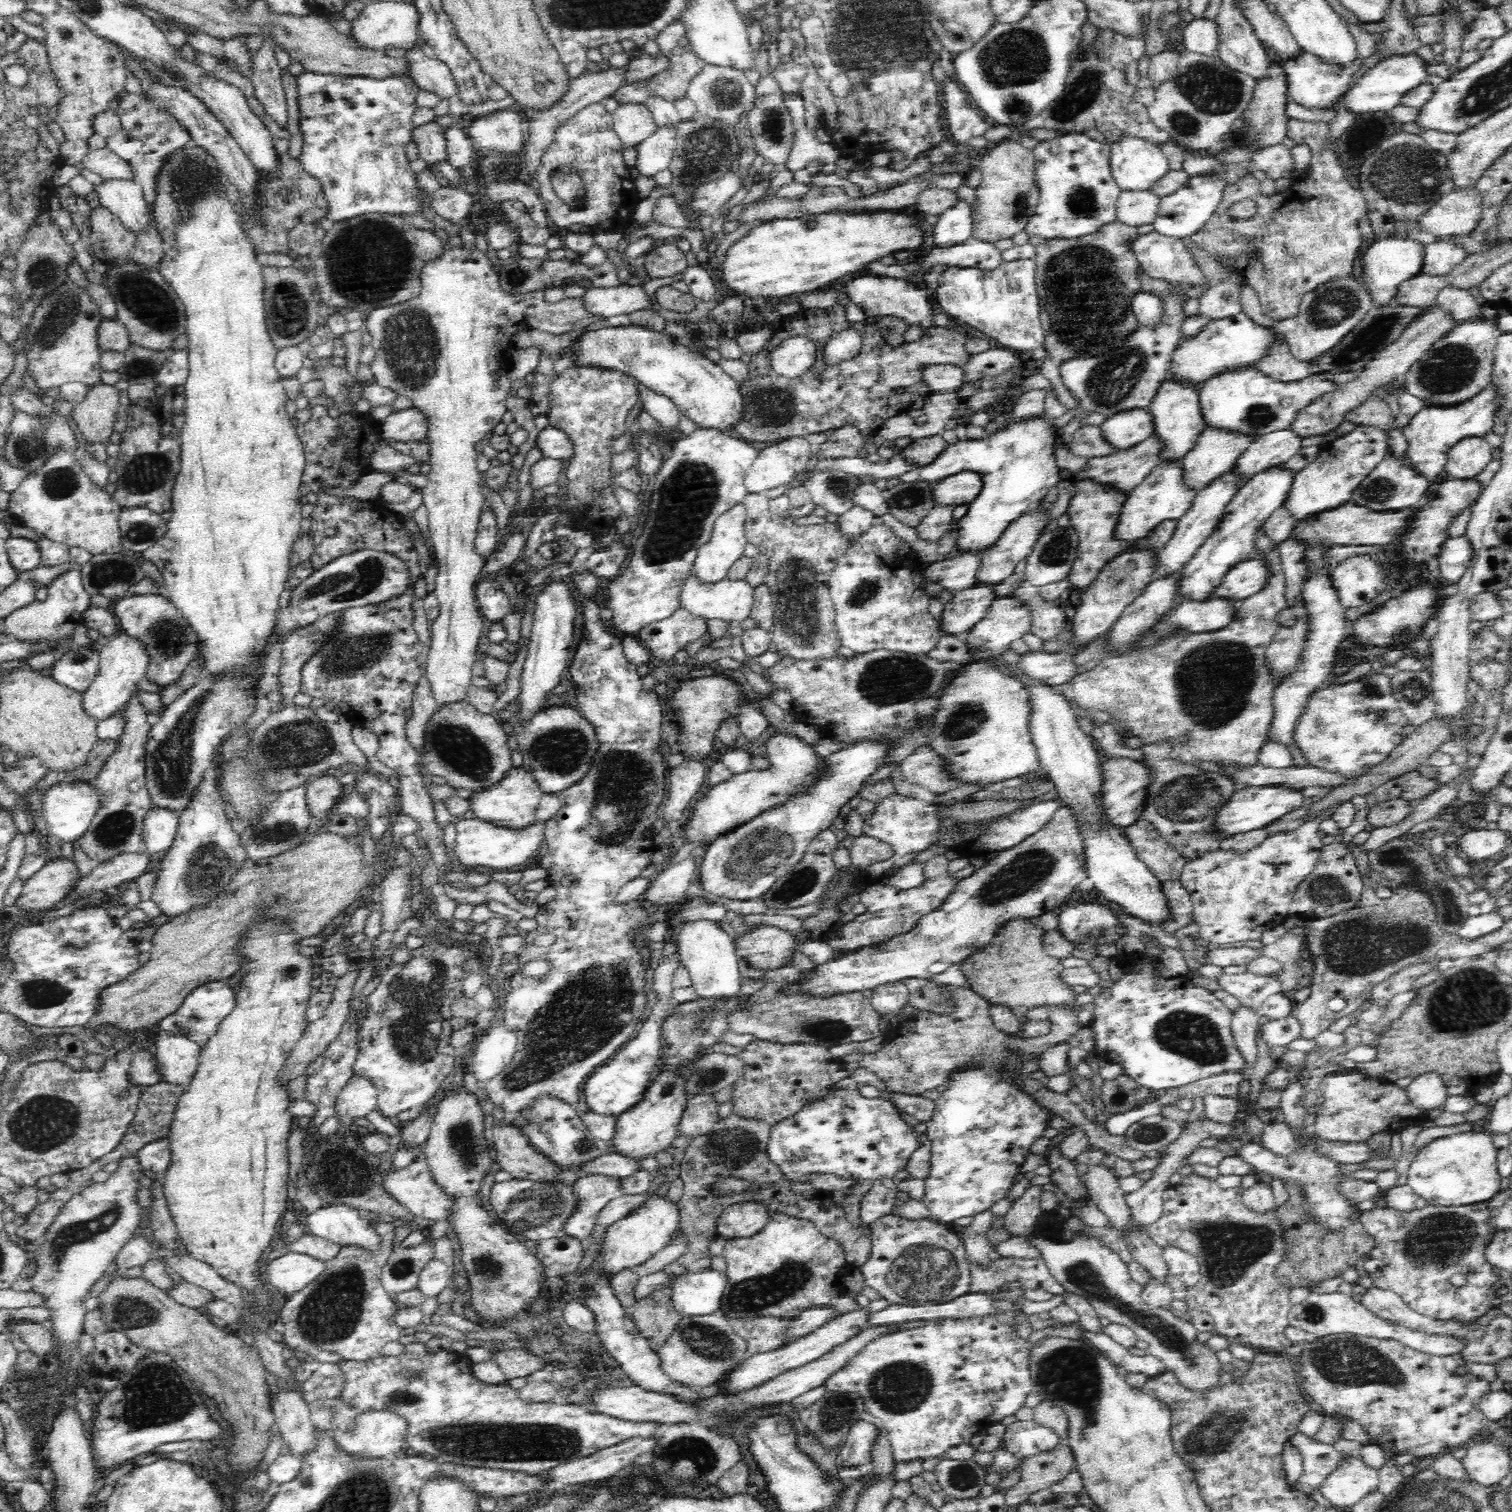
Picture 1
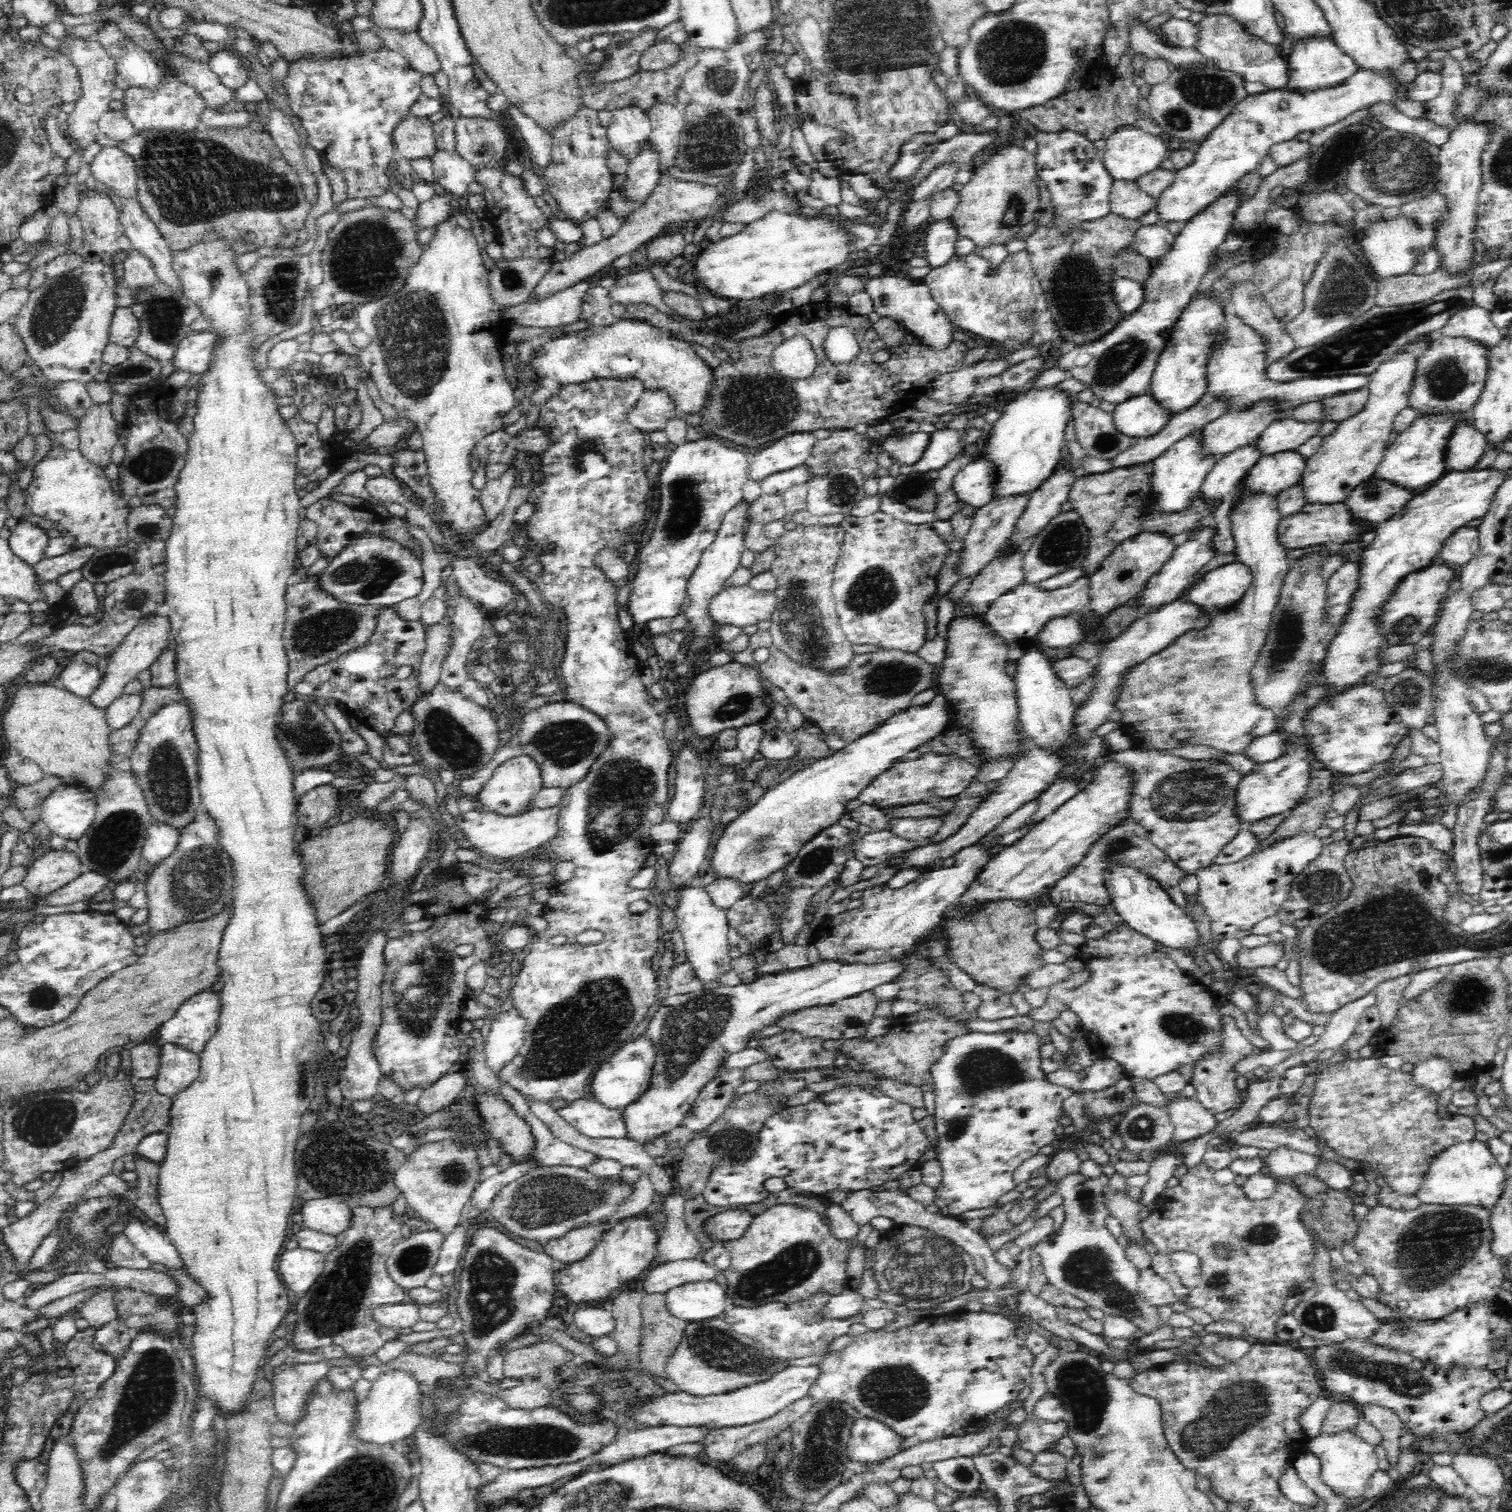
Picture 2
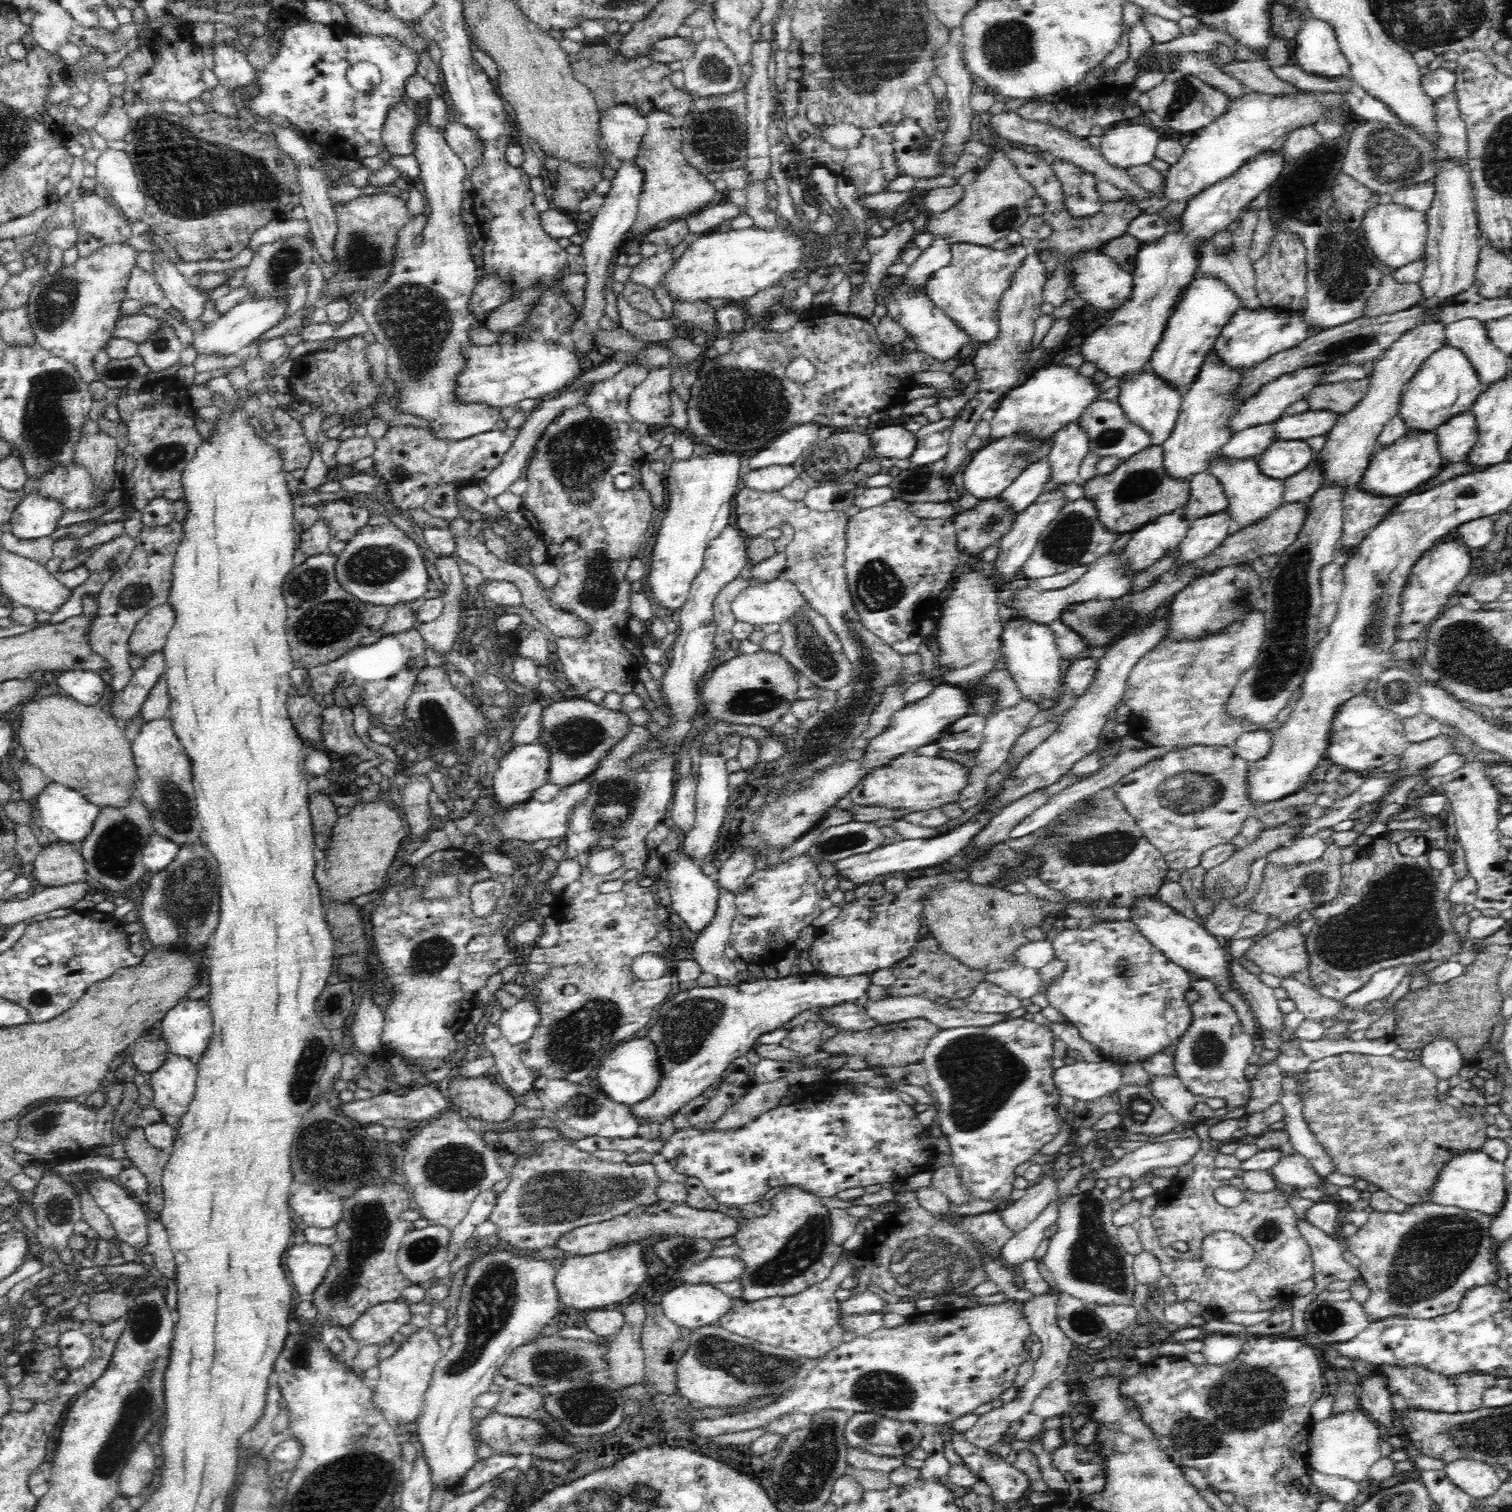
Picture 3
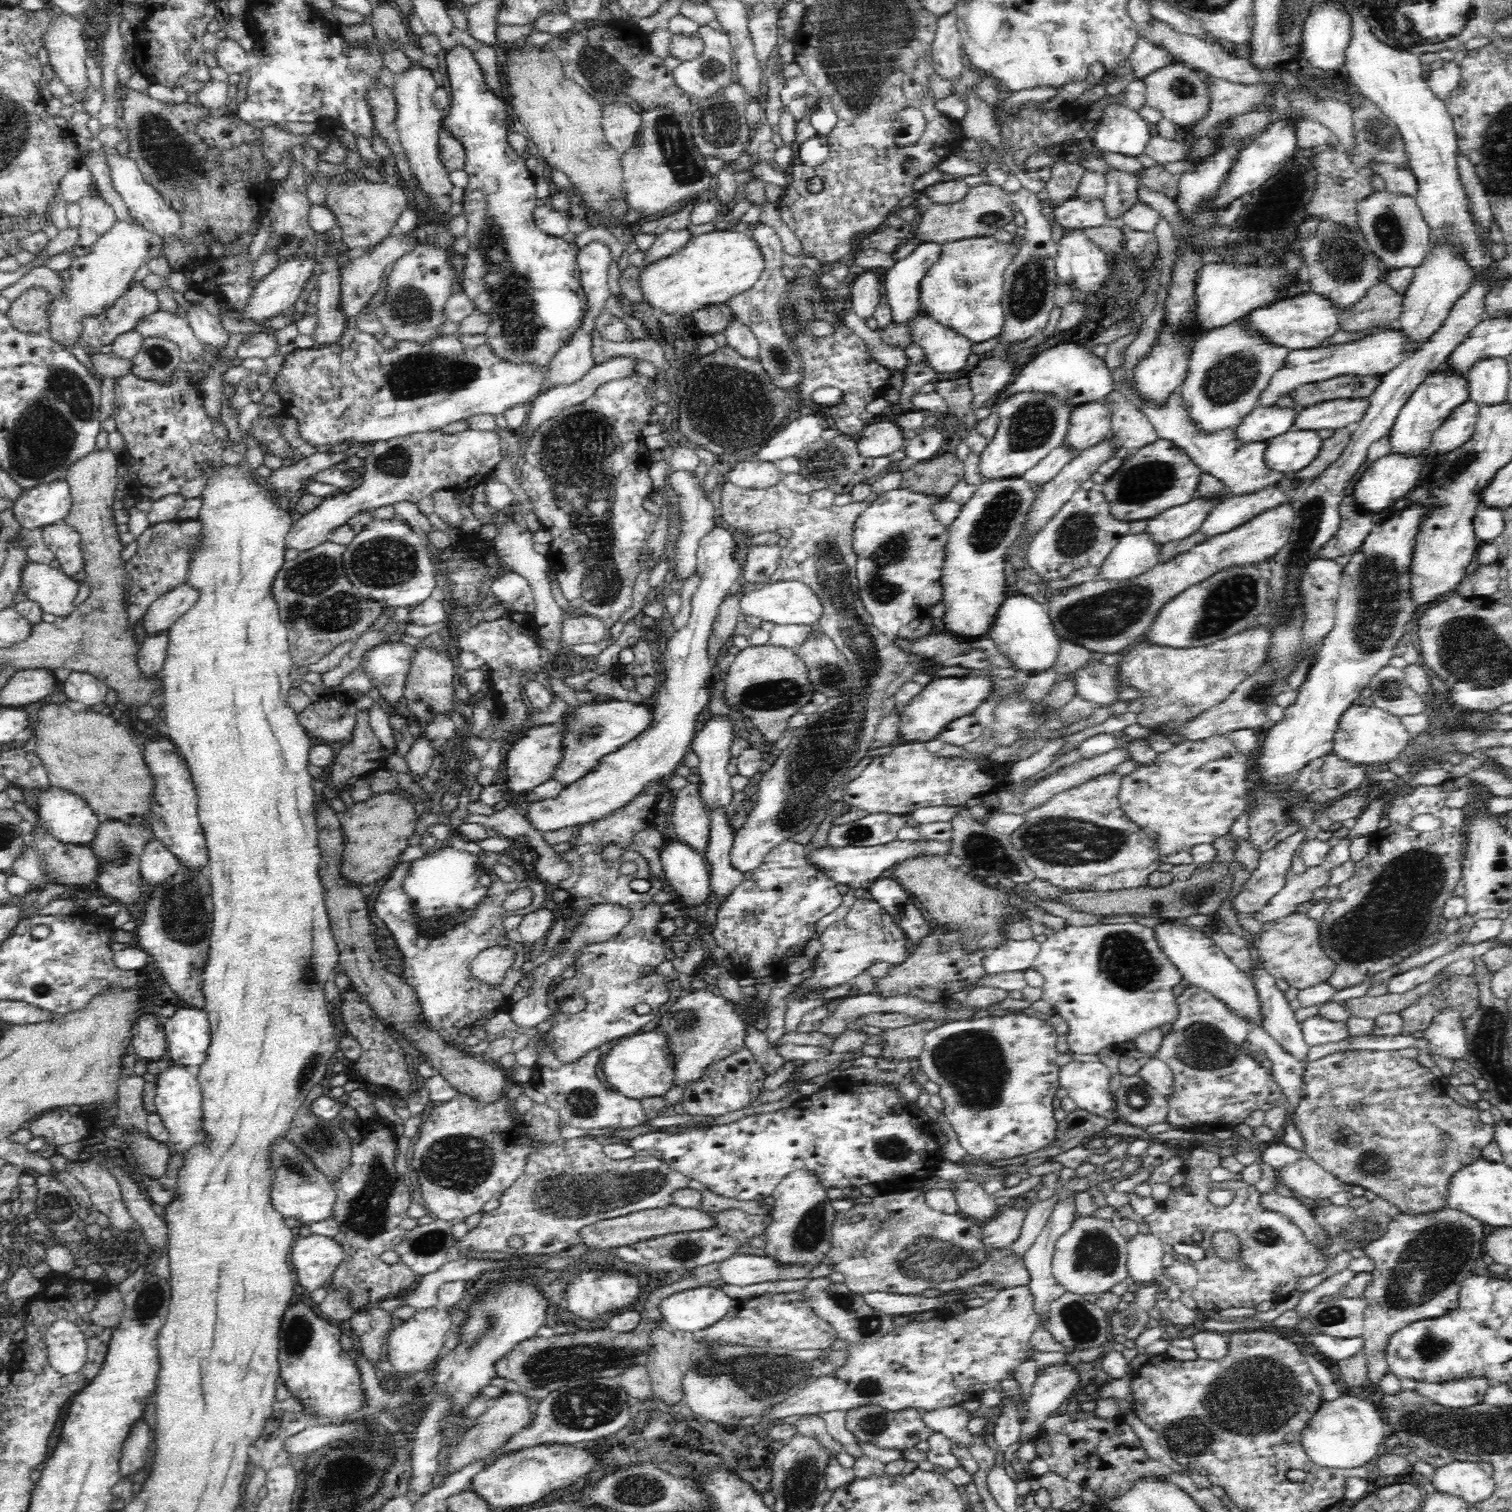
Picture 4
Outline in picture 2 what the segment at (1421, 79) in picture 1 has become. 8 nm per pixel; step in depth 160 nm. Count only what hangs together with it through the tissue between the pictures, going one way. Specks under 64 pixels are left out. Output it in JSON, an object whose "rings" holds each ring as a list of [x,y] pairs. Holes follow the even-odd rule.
{"rings":[[[1359,68],[1343,86],[1316,93],[1298,95],[1285,89],[1274,89],[1249,95],[1199,146],[1192,166],[1177,171],[1172,186],[1157,197],[1158,224],[1162,227],[1176,224],[1184,229],[1220,196],[1233,190],[1237,180],[1258,168],[1274,144],[1287,142],[1302,132],[1316,132],[1357,111],[1380,104],[1393,104],[1399,96],[1401,84],[1403,76],[1396,70]]]}

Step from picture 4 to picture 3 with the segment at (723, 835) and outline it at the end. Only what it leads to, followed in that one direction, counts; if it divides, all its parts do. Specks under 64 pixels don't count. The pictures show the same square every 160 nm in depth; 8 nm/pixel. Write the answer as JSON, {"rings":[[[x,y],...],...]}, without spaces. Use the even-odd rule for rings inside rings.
{"rings":[[[719,892],[716,918],[693,945],[694,965],[700,966],[702,972],[708,972],[722,980],[734,980],[738,974],[734,961],[723,953],[736,912],[735,894]]]}

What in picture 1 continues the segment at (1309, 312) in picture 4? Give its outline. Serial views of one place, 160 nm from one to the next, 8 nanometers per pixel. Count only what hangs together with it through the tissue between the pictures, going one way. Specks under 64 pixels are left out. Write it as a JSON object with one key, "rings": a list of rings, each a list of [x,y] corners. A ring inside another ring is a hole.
{"rings":[[[1254,366],[1249,370],[1226,373],[1208,380],[1198,395],[1208,429],[1239,434],[1240,437],[1250,437],[1255,441],[1264,434],[1289,429],[1299,410],[1308,406],[1313,398],[1333,391],[1337,386],[1336,382],[1321,378],[1306,378],[1288,384],[1274,382]]]}

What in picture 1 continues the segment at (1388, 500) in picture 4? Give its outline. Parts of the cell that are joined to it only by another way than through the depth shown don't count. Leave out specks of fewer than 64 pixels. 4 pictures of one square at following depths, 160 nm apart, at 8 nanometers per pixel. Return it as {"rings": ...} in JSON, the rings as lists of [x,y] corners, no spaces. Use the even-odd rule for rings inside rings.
{"rings":[[[1488,383],[1478,394],[1464,402],[1448,406],[1429,406],[1417,412],[1402,428],[1407,440],[1408,449],[1402,458],[1410,461],[1416,471],[1432,479],[1440,474],[1446,461],[1446,454],[1460,440],[1466,438],[1483,437],[1492,430],[1499,410],[1502,410],[1503,398],[1500,397],[1498,387]]]}

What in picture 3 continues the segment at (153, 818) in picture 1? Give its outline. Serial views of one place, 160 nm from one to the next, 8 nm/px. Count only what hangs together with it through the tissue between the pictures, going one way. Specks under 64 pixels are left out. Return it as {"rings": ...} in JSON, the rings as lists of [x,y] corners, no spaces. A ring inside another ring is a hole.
{"rings":[[[155,832],[143,849],[143,863],[147,868],[146,872],[154,874],[164,870],[176,857],[180,848],[181,846],[176,845],[171,838],[166,838],[166,836]]]}

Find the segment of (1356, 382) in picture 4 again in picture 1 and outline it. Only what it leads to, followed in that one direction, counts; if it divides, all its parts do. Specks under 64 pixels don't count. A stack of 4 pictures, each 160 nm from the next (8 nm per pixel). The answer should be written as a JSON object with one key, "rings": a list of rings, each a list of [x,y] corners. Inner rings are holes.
{"rings":[[[1372,396],[1368,402],[1364,402],[1356,410],[1349,412],[1346,420],[1354,422],[1356,425],[1381,430],[1386,435],[1390,430],[1398,430],[1396,416],[1390,411],[1389,404],[1376,396]]]}

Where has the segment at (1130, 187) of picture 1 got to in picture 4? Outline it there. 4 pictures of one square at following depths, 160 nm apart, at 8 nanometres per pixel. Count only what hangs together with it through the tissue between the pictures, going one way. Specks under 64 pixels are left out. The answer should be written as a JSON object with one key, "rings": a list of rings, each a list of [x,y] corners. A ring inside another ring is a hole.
{"rings":[[[1112,103],[1104,108],[1099,126],[1090,136],[1090,145],[1104,155],[1122,154],[1138,159],[1145,154],[1154,134],[1154,128],[1138,112]]]}

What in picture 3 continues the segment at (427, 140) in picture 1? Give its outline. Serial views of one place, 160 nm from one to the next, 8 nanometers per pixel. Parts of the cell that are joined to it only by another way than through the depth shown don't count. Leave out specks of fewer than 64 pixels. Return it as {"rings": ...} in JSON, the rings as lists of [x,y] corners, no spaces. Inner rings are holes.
{"rings":[[[404,103],[390,110],[383,129],[383,148],[390,154],[410,156],[416,153],[417,129],[421,126],[417,112]]]}

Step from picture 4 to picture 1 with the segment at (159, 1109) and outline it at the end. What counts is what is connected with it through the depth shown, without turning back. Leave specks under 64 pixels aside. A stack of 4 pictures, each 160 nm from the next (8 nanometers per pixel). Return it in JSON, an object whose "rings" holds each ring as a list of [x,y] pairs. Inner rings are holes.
{"rings":[[[159,1031],[156,1034],[156,1054],[162,1081],[187,1087],[199,1066],[201,1047],[184,1035]]]}

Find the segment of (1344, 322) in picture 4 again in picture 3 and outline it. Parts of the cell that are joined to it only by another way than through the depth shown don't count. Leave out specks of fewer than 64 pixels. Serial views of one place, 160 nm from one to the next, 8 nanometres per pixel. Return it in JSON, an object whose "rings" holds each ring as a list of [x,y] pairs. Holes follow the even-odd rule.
{"rings":[[[1391,272],[1381,278],[1378,288],[1368,298],[1363,316],[1378,316],[1406,310],[1420,301],[1422,285],[1418,282],[1398,282]]]}

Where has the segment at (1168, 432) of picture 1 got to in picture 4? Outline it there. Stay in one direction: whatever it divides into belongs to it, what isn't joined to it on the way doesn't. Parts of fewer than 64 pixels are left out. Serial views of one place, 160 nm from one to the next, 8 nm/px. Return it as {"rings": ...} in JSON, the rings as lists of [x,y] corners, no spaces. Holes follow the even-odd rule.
{"rings":[[[1294,249],[1291,253],[1284,253],[1283,261],[1274,269],[1262,269],[1257,264],[1246,264],[1238,266],[1238,268],[1218,262],[1202,265],[1197,270],[1193,294],[1195,302],[1192,306],[1192,314],[1189,315],[1190,320],[1185,324],[1184,332],[1192,338],[1192,346],[1204,333],[1228,326],[1228,324],[1238,321],[1239,318],[1244,318],[1244,315],[1252,312],[1256,307],[1278,301],[1279,286],[1283,285],[1288,278],[1292,278],[1292,273],[1288,273],[1288,271],[1295,271],[1295,276],[1300,277],[1300,281],[1307,282],[1308,276],[1305,274],[1302,262],[1299,250]]]}

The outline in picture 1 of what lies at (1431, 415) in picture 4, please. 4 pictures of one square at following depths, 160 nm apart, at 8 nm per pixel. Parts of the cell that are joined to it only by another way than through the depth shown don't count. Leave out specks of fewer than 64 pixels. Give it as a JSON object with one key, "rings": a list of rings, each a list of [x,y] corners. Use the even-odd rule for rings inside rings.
{"rings":[[[1478,318],[1461,322],[1437,340],[1406,374],[1404,390],[1429,406],[1448,406],[1478,394],[1492,380],[1497,338],[1503,332],[1495,320]]]}

